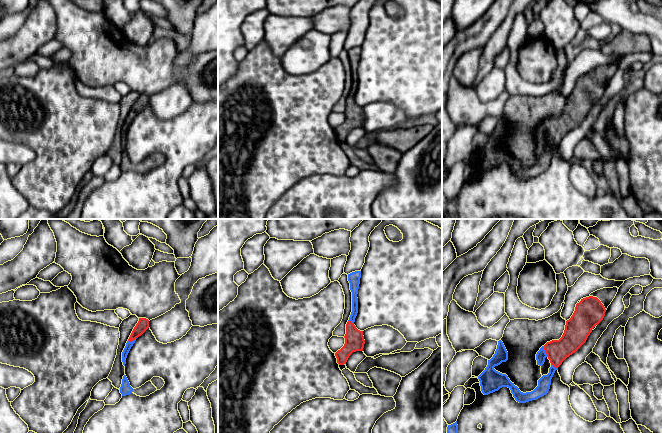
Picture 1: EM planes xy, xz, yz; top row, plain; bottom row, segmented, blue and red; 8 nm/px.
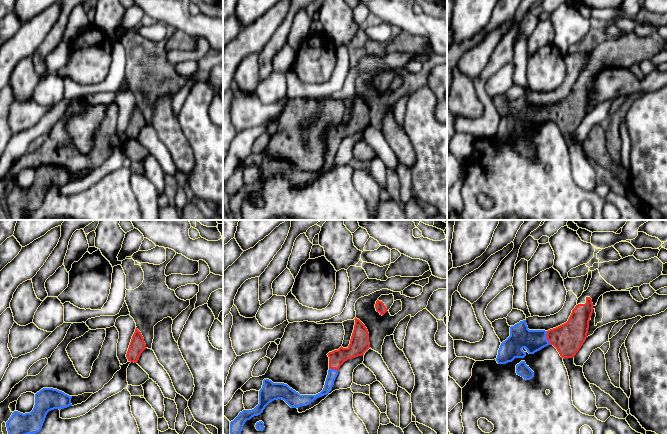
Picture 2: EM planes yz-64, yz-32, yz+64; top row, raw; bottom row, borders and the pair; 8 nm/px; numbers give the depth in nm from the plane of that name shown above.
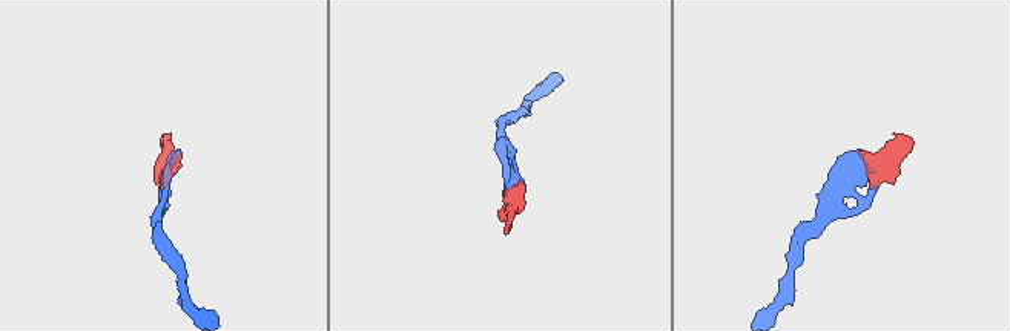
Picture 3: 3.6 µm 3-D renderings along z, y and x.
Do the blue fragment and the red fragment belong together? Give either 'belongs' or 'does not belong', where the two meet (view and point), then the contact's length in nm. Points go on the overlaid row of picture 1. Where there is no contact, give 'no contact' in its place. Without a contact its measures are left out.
belongs | yz (544, 351) | 90 nm

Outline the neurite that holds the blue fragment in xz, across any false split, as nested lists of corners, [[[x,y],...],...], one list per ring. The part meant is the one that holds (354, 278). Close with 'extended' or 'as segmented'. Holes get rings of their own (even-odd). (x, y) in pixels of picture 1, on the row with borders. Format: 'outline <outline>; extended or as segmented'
outline [[[355,271],[348,274],[350,290],[352,292],[352,312],[346,324],[346,334],[344,346],[335,353],[339,365],[346,364],[349,356],[356,351],[363,351],[365,340],[363,331],[360,331],[354,325],[358,313],[358,289],[360,284],[361,271]]]; extended

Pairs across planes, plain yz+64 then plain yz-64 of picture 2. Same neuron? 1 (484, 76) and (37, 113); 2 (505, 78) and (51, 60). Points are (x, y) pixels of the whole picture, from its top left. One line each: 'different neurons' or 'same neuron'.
1: different neurons
2: different neurons

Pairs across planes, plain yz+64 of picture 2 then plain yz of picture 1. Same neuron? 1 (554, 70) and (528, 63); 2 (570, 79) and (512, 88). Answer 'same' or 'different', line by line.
1: same
2: different

